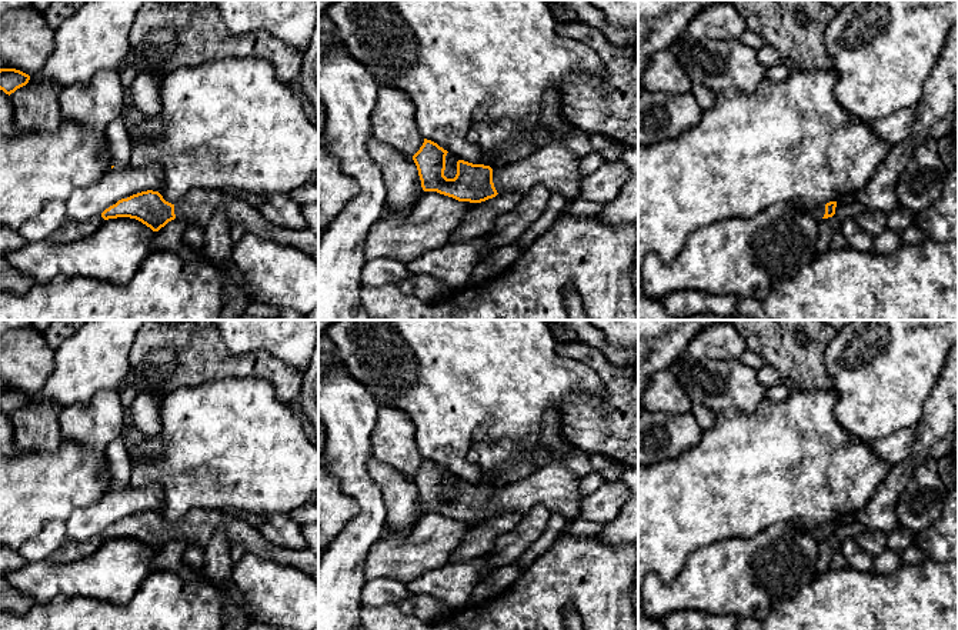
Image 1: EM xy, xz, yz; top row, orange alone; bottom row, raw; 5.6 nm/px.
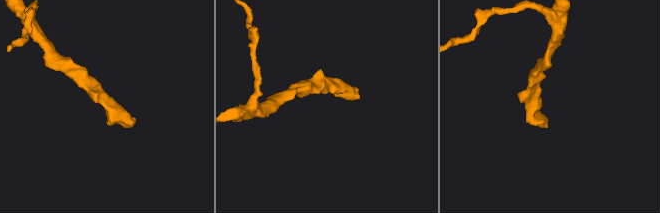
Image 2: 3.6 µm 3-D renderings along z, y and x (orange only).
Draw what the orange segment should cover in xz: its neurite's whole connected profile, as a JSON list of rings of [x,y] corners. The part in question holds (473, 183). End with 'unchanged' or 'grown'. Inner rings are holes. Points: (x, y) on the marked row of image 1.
[[[424,139],[413,156],[424,191],[437,191],[458,201],[481,203],[497,194],[525,196],[534,186],[544,186],[567,200],[577,199],[581,190],[581,157],[558,143],[537,149],[527,159],[498,170],[458,160],[454,179],[444,176],[447,153],[437,143]]] | grown

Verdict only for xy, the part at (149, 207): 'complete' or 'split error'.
split error

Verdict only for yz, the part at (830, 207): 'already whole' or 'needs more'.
needs more

